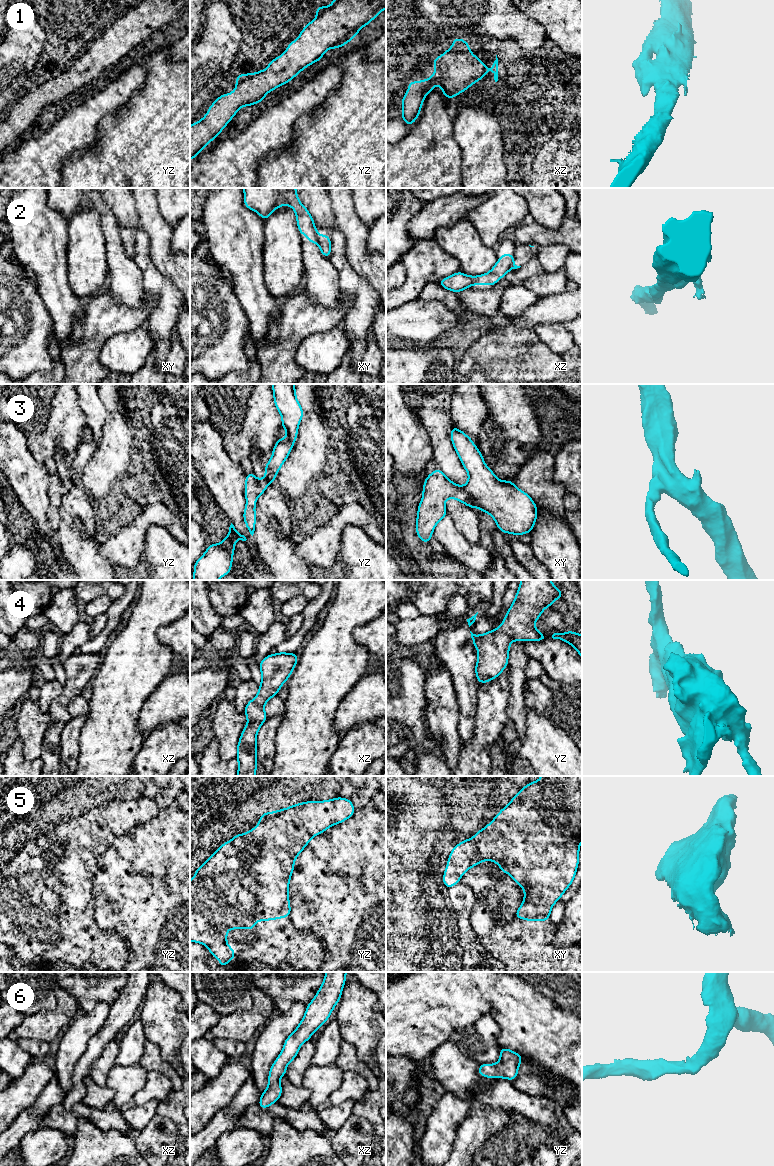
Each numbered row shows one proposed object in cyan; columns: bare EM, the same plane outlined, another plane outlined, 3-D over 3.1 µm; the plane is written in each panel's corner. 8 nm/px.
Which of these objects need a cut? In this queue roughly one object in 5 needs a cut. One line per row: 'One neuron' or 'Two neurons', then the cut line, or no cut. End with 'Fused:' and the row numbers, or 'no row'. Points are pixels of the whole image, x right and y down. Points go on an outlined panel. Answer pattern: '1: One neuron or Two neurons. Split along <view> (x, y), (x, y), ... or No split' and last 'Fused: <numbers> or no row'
1: One neuron. No split
2: Two neurons. Split along xy (317, 234), (316, 242)
3: One neuron. No split
4: One neuron. No split
5: One neuron. No split
6: One neuron. No split
Fused: 2

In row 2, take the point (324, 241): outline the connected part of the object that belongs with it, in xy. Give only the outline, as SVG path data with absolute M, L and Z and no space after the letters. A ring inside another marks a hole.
M316 235L317 243L319 244L321 254L325 258L329 258L331 255L331 240L330 235Z

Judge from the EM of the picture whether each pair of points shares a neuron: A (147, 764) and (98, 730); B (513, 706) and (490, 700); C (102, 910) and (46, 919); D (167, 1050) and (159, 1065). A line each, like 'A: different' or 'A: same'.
A: different
B: different
C: different
D: different

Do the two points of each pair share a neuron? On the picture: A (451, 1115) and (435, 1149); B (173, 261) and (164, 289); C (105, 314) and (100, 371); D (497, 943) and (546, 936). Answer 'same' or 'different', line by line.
A: same
B: different
C: same
D: same

